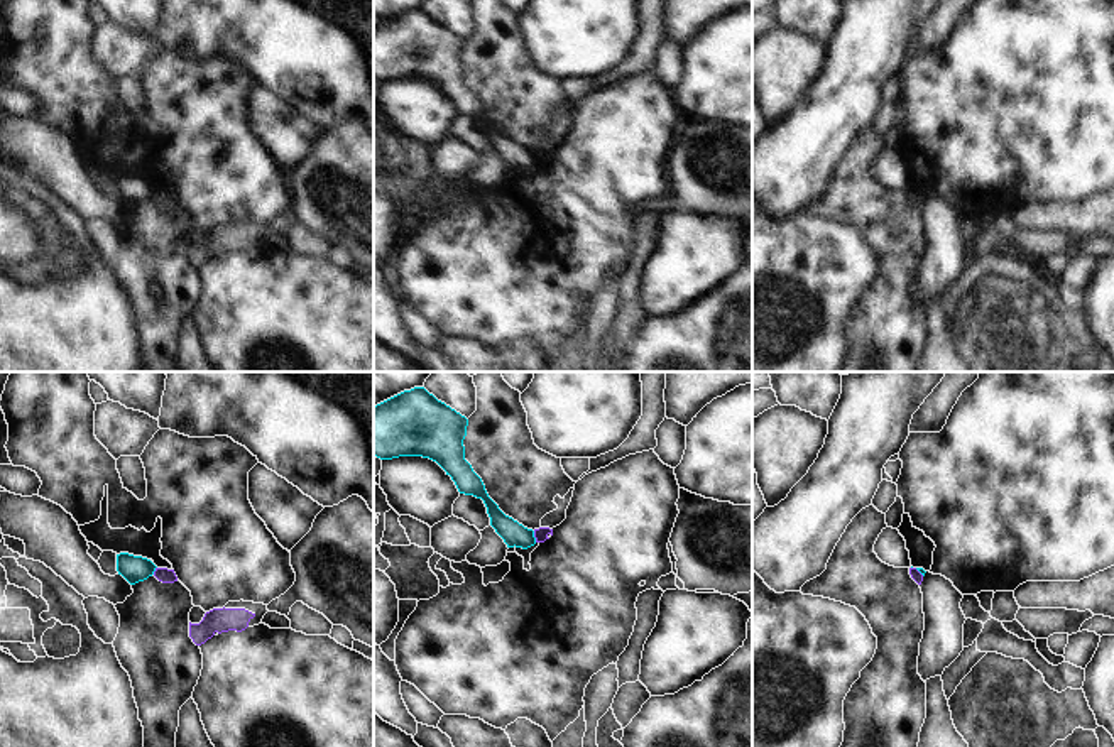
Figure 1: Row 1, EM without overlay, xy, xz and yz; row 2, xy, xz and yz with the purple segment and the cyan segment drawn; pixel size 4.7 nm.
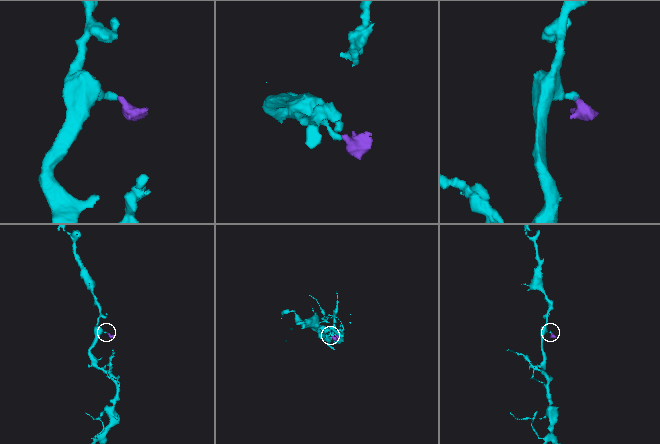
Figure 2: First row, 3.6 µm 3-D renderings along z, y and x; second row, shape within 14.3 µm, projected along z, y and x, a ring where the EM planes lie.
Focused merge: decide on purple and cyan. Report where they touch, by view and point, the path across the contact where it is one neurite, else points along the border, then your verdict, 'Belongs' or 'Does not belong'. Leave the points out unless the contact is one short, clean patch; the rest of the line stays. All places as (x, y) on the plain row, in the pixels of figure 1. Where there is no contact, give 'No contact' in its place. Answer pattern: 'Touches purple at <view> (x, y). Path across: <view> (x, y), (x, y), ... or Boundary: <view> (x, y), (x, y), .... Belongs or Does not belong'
Touches purple at xz (535, 158). Boundary: xz (533, 152), (536, 163). Does not belong.

